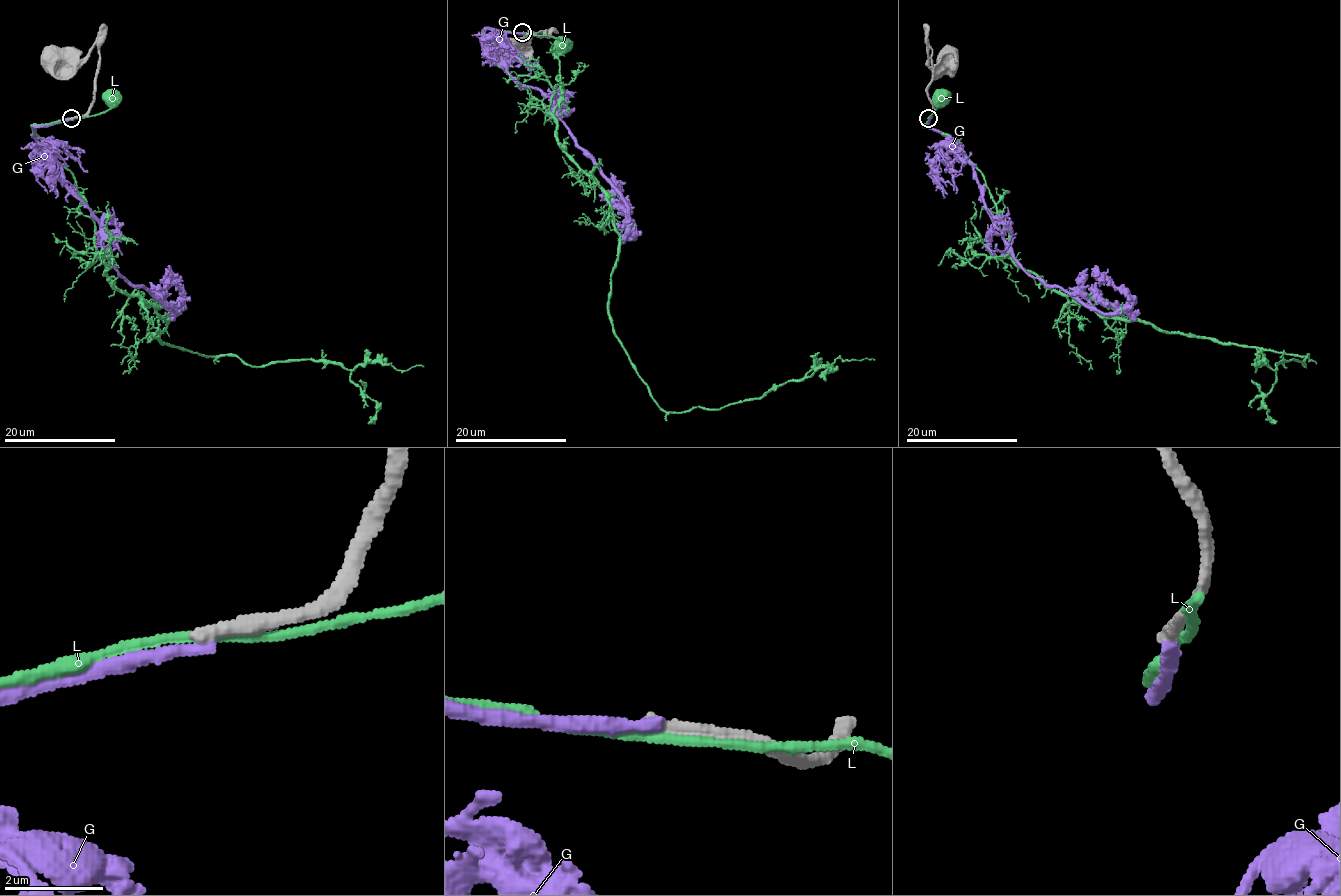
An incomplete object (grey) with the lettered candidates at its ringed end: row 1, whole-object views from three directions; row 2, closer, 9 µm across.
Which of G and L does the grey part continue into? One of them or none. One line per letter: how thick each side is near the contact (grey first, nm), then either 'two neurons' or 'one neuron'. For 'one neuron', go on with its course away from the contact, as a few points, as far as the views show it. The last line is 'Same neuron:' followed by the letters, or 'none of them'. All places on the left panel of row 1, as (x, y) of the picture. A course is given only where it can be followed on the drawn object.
G: 360/260 nm | two neurons
L: 420/180 nm | two neurons
Same neuron: none of them

